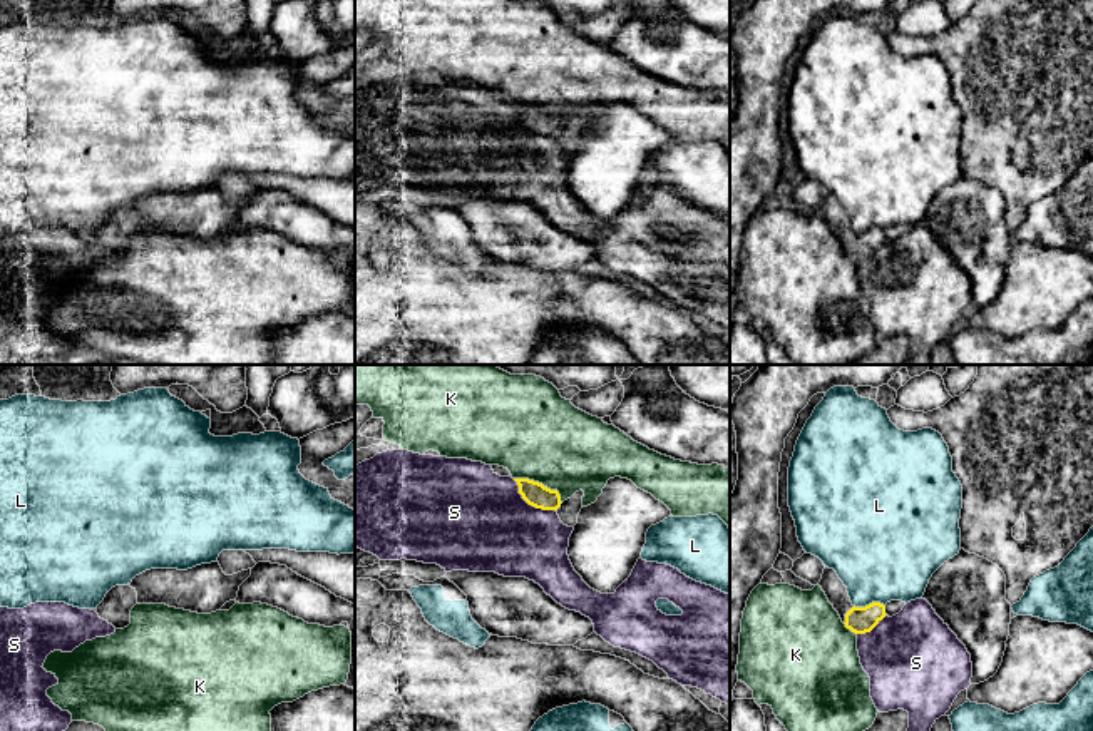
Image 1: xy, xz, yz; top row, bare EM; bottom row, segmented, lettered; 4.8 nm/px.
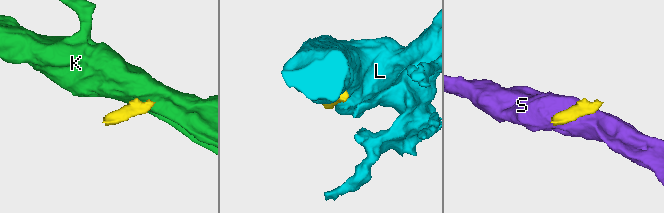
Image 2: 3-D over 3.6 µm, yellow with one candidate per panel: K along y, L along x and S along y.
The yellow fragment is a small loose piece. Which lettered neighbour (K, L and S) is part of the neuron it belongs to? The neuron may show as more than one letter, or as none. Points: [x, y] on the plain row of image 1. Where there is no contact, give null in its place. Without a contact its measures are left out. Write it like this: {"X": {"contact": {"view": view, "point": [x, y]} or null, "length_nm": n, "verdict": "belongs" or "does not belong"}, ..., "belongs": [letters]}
{"K": {"contact": {"view": "xz", "point": [541, 109]}, "length_nm": 260, "verdict": "does not belong"}, "L": {"contact": {"view": "yz", "point": [869, 230]}, "length_nm": 150, "verdict": "does not belong"}, "S": {"contact": {"view": "xz", "point": [529, 129]}, "length_nm": 260, "verdict": "does not belong"}, "belongs": []}

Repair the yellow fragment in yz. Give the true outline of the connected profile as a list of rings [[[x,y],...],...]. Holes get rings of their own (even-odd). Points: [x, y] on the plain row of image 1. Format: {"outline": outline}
{"outline": [[[824,194],[818,211],[825,217],[829,227],[839,238],[845,253],[855,259],[870,258],[887,241],[885,231],[880,227],[872,227],[865,233],[855,233],[850,227],[847,212],[834,194]]]}

